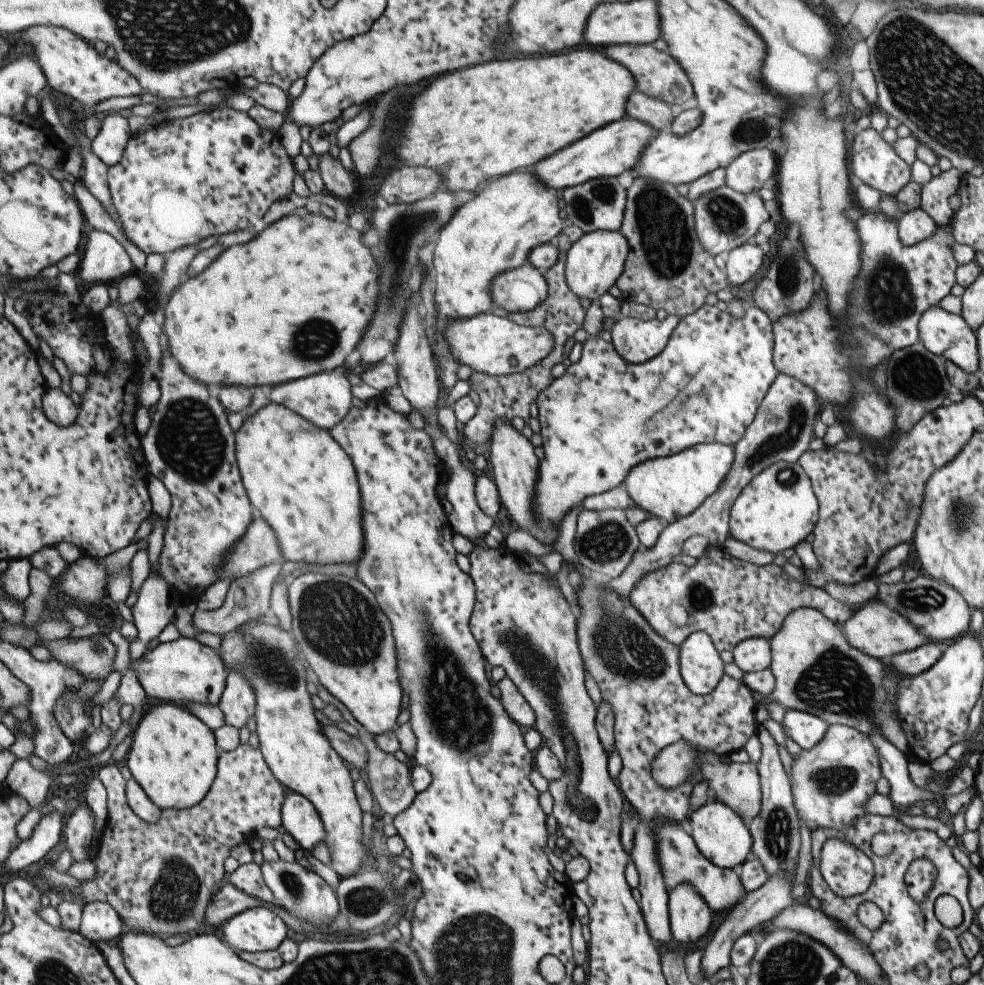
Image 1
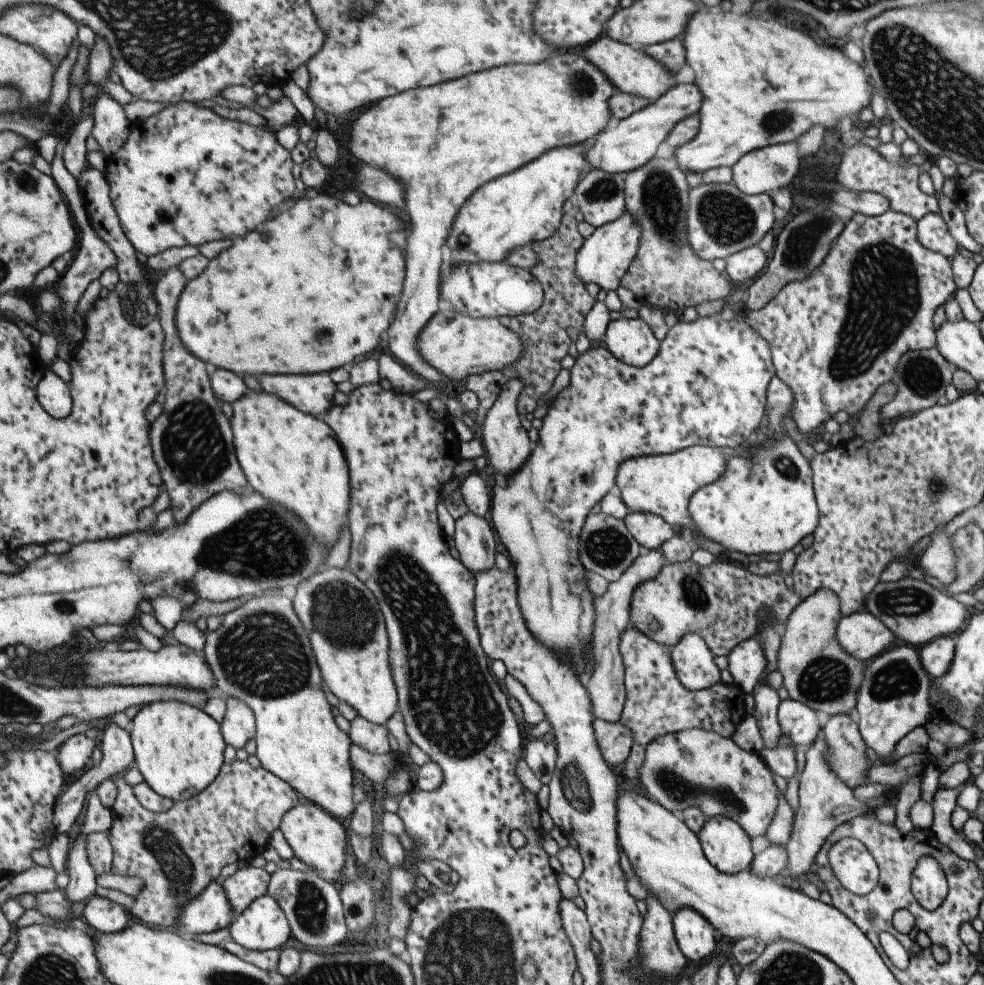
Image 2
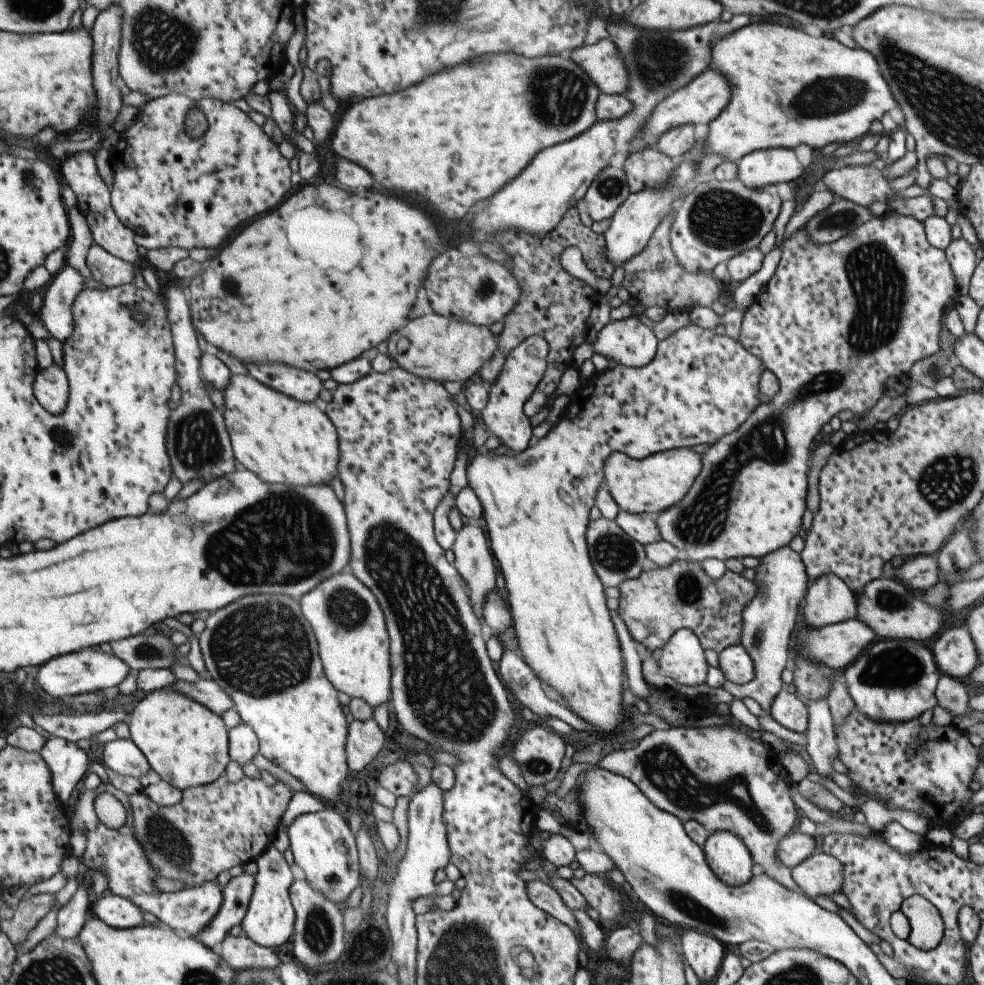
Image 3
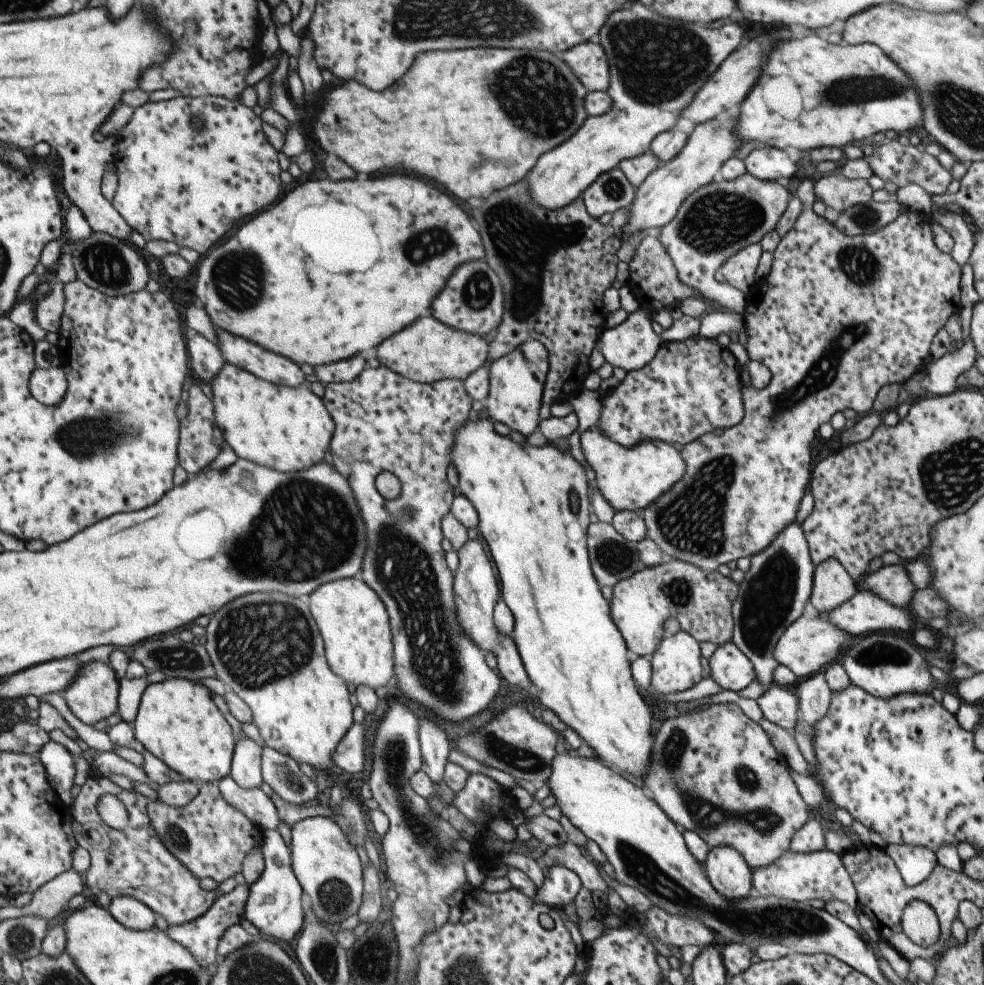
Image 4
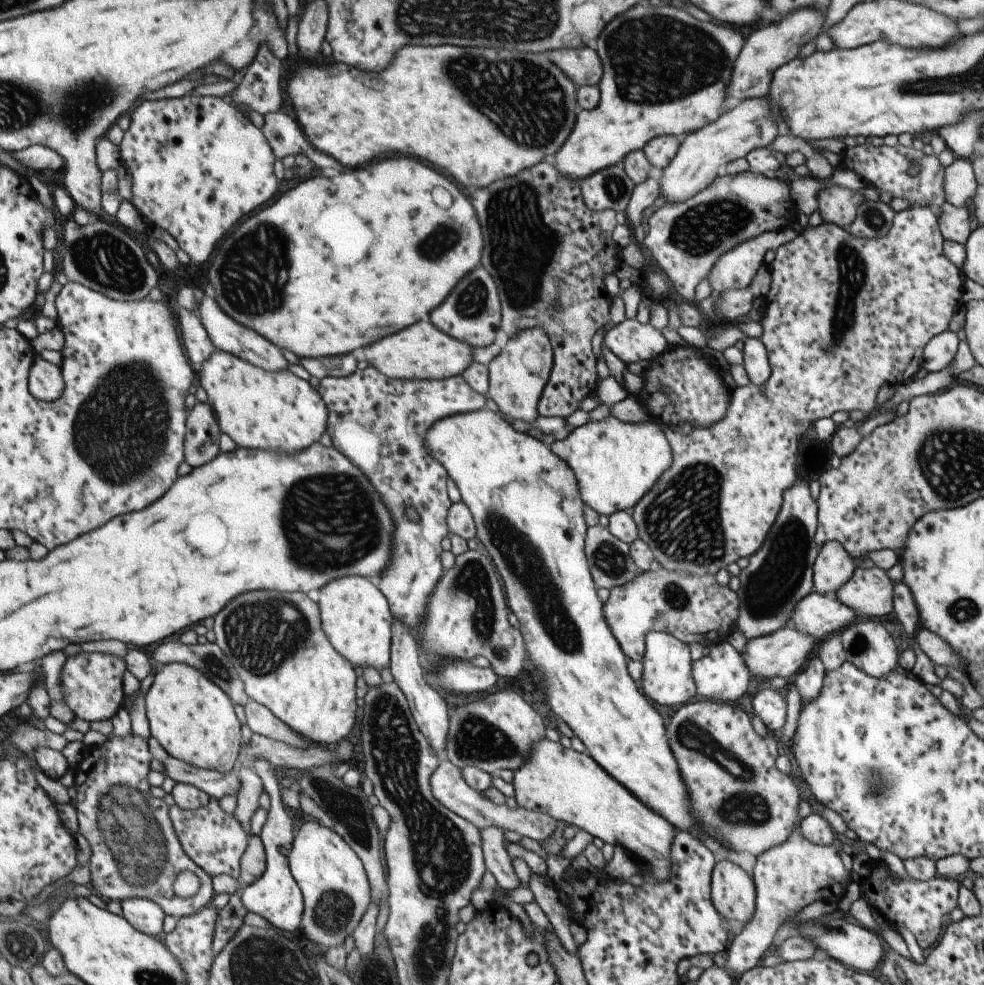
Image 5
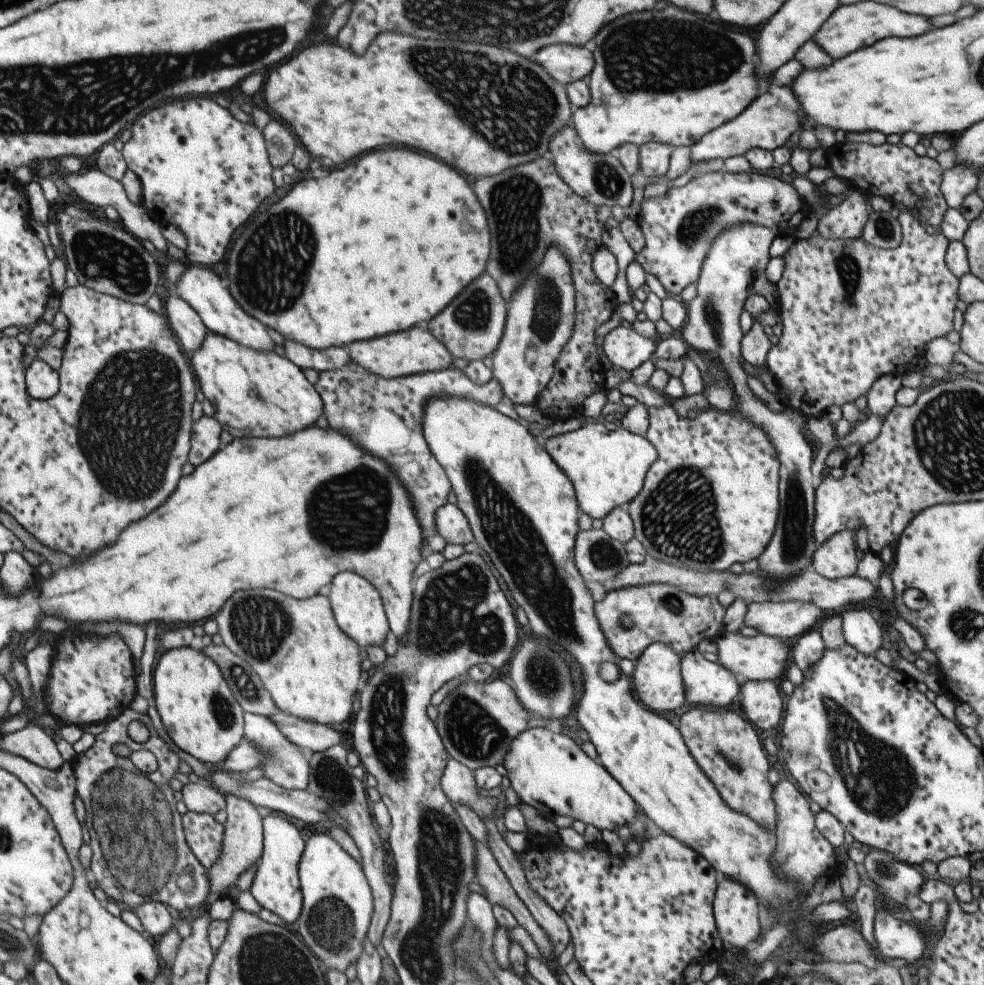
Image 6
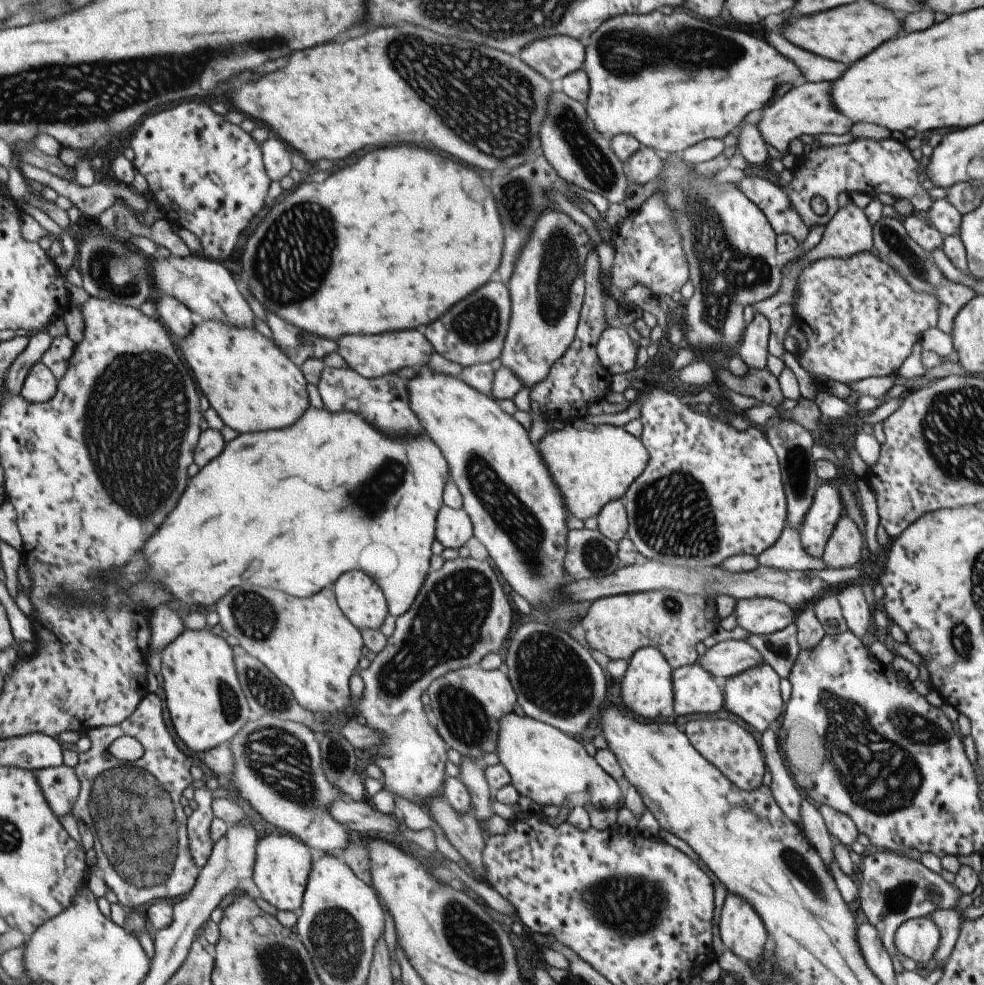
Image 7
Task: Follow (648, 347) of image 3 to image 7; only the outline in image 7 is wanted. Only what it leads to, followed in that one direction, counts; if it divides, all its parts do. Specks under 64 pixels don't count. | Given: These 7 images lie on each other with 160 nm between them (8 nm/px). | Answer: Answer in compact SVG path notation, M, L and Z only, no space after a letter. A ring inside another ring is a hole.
M614 324L612 327L606 327L597 340L595 345L597 359L603 368L610 375L623 374L635 368L637 346L631 342L623 326Z

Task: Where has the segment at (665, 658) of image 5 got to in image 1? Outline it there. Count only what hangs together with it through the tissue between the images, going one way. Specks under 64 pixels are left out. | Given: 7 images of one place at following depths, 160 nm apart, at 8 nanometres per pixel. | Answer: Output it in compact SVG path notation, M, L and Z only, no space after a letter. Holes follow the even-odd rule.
M692 632L679 644L679 672L694 695L711 692L723 675L723 662L706 632Z

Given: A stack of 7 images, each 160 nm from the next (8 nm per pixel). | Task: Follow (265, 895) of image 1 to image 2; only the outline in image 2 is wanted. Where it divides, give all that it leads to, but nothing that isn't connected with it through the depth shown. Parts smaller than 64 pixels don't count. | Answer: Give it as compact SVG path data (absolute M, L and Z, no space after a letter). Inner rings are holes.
M246 866L233 876L222 879L235 915L242 915L259 897L270 888L271 874L267 870Z

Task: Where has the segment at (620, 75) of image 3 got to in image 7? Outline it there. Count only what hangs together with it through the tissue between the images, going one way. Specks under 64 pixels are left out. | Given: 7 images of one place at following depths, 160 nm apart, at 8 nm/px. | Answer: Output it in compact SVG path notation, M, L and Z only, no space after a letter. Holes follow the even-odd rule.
M553 36L529 42L519 50L517 56L551 83L582 69L585 50L575 38Z

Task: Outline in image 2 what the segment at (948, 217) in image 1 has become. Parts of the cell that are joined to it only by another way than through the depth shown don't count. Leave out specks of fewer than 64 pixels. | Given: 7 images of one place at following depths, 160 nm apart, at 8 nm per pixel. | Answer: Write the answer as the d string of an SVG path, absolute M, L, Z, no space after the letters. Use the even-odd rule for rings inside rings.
M856 144L843 154L835 173L835 180L848 191L869 191L883 195L888 200L889 209L903 213L918 221L927 213L939 215L939 207L937 207L935 196L923 194L919 190L919 171L915 167L904 167L903 165L897 165L897 163L885 161L875 149Z

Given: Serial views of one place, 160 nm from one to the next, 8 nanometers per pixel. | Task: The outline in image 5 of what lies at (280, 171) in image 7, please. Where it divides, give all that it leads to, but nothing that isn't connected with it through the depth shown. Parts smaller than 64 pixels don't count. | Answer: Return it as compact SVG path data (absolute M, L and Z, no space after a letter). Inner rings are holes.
M275 111L264 115L265 123L262 127L275 156L279 160L287 158L287 156L295 156L299 152L303 153L313 164L317 164L319 168L333 168L337 172L343 172L343 166L339 162L335 162L333 158L315 152L309 142L301 136L300 126L285 112Z

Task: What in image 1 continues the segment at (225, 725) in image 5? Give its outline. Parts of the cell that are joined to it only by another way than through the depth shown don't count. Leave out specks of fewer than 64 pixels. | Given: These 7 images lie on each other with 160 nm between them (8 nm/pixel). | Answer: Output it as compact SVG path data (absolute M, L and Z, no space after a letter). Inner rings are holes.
M161 702L143 714L134 727L133 742L123 763L128 766L133 778L147 791L149 798L162 810L188 809L201 803L214 786L215 779L218 778L220 755L215 730L204 720L177 703Z

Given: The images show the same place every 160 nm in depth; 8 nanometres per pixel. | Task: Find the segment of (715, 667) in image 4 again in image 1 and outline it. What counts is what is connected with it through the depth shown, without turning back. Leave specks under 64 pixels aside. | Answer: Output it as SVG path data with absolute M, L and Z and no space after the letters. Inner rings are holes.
M763 637L739 641L730 651L732 662L744 674L755 674L770 665L770 644Z

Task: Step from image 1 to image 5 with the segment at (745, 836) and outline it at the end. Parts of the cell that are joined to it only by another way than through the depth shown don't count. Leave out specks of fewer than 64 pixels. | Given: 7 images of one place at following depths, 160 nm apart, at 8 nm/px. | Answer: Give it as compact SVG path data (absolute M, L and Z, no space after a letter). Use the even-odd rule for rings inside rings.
M731 861L714 864L710 874L710 899L712 907L725 920L745 924L754 911L754 884L744 870Z

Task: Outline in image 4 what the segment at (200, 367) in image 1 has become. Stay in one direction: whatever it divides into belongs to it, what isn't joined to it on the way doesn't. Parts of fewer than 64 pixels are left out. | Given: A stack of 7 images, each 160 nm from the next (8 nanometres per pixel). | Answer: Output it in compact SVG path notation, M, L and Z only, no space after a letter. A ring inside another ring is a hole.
M387 174L373 178L351 178L345 182L307 180L295 186L283 200L271 205L271 208L265 209L259 216L249 219L233 236L208 252L198 266L195 288L197 304L205 308L214 327L247 337L263 345L263 348L271 348L273 352L289 356L297 364L311 364L313 367L345 360L349 356L355 356L357 352L375 348L381 340L399 332L415 321L415 318L429 316L429 304L445 286L451 272L460 264L484 260L484 248L474 225L471 218L461 210L457 200L449 198L417 176ZM373 232L377 236L379 252L377 262L371 266Z

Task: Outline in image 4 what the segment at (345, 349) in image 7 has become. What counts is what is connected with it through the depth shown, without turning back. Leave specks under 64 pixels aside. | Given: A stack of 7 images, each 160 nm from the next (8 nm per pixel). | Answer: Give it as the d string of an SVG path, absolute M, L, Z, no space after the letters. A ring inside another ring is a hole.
M429 316L419 318L385 338L375 348L375 358L381 366L416 383L429 384L441 379L463 381L488 358L488 344L477 335L452 329Z

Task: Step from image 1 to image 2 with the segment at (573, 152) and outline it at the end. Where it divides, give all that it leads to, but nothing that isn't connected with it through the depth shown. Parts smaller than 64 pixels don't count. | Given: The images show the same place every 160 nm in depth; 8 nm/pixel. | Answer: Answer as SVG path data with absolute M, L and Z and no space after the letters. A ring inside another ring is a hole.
M695 83L671 85L653 104L648 104L621 119L613 130L603 134L597 133L589 140L588 148L583 144L586 148L587 170L598 168L611 174L620 174L643 166L653 157L655 149L663 142L675 123L693 115L697 116L702 100L703 93Z

